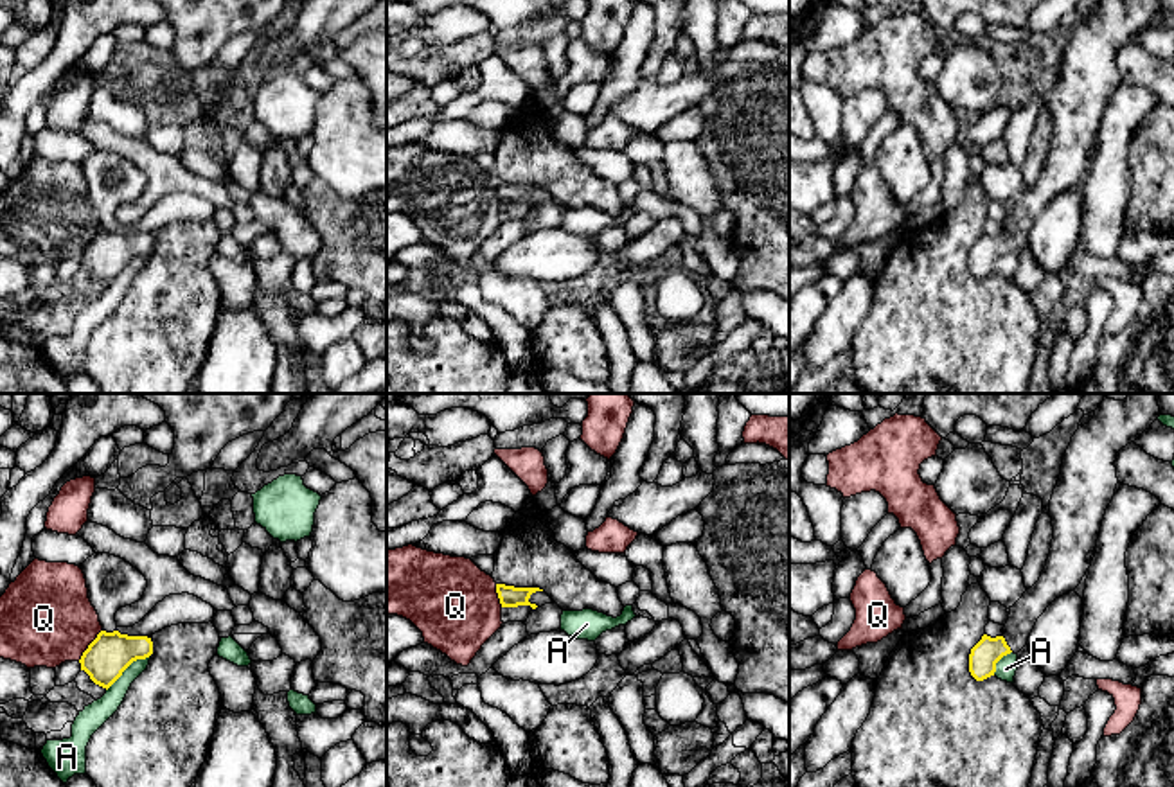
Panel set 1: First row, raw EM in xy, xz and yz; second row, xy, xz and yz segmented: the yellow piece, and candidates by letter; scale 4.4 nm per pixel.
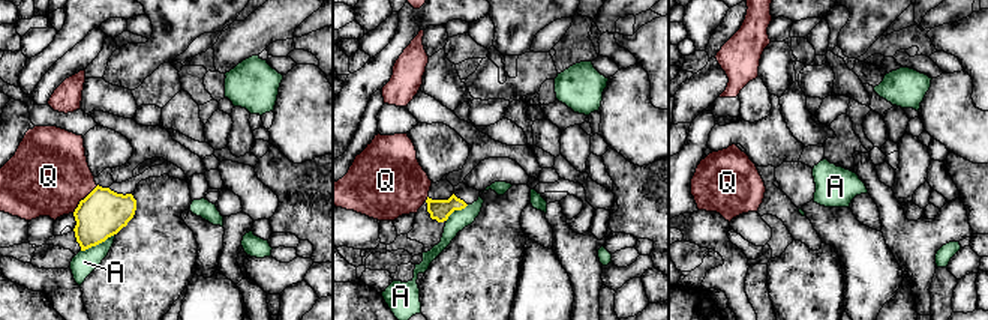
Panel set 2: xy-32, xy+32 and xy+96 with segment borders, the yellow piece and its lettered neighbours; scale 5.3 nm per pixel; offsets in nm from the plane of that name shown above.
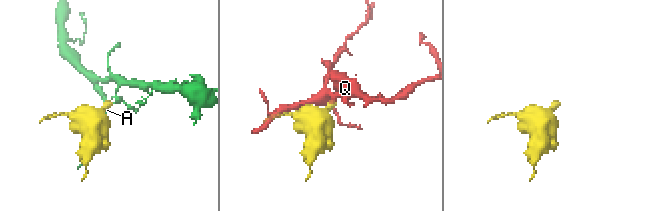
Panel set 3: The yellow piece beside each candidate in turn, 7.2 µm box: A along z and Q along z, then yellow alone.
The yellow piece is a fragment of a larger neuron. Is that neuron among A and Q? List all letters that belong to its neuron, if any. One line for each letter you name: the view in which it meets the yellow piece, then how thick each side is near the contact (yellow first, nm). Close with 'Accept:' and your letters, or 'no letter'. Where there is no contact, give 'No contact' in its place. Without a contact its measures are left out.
Accept: no letter

